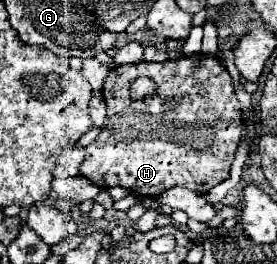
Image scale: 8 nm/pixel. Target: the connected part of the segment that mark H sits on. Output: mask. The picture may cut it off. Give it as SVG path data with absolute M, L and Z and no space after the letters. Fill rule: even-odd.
M198 52L164 62L138 62L116 66L110 70L102 94L108 106L108 122L96 142L86 148L86 158L80 166L80 176L88 178L100 188L124 186L138 196L158 196L174 186L184 186L198 194L206 194L210 188L230 178L230 164L240 144L242 116L240 102L234 94L232 78L216 54L212 56ZM136 78L154 80L154 94L150 94L148 98L132 100L130 84Z

